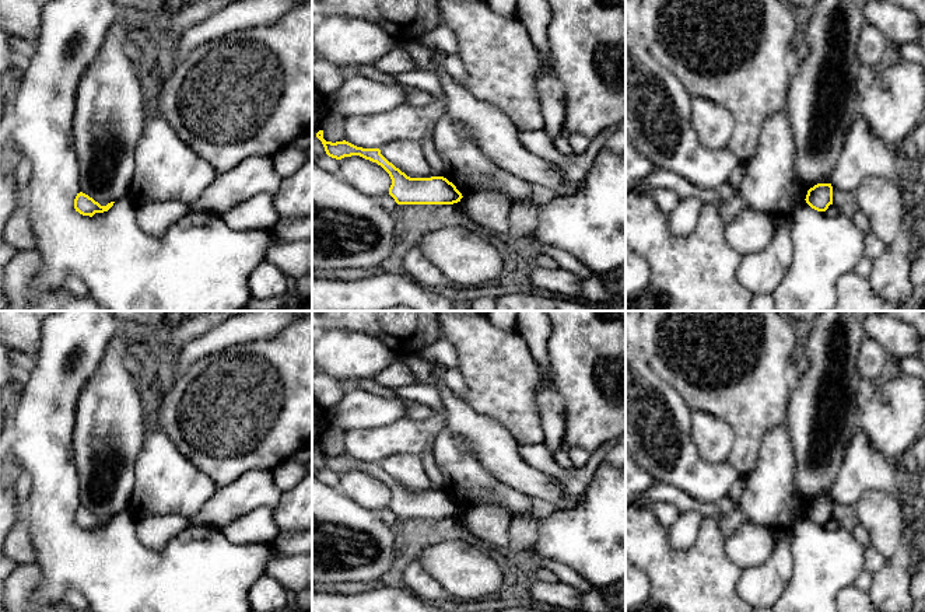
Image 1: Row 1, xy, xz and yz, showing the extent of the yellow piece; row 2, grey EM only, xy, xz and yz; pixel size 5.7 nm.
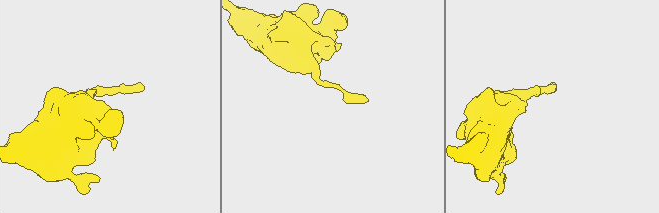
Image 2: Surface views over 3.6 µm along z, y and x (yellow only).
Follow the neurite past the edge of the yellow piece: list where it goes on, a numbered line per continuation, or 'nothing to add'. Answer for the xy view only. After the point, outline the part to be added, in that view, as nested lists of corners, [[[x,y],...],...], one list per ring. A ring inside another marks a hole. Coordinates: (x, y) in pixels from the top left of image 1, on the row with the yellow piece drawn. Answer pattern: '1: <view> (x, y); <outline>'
nothing to add

